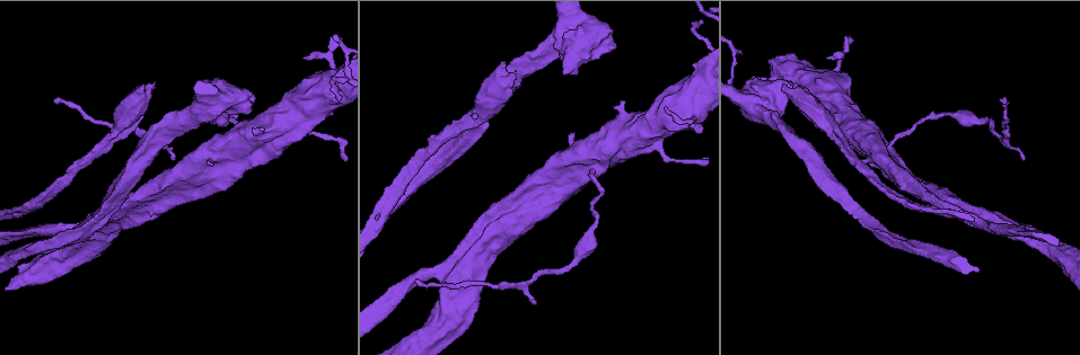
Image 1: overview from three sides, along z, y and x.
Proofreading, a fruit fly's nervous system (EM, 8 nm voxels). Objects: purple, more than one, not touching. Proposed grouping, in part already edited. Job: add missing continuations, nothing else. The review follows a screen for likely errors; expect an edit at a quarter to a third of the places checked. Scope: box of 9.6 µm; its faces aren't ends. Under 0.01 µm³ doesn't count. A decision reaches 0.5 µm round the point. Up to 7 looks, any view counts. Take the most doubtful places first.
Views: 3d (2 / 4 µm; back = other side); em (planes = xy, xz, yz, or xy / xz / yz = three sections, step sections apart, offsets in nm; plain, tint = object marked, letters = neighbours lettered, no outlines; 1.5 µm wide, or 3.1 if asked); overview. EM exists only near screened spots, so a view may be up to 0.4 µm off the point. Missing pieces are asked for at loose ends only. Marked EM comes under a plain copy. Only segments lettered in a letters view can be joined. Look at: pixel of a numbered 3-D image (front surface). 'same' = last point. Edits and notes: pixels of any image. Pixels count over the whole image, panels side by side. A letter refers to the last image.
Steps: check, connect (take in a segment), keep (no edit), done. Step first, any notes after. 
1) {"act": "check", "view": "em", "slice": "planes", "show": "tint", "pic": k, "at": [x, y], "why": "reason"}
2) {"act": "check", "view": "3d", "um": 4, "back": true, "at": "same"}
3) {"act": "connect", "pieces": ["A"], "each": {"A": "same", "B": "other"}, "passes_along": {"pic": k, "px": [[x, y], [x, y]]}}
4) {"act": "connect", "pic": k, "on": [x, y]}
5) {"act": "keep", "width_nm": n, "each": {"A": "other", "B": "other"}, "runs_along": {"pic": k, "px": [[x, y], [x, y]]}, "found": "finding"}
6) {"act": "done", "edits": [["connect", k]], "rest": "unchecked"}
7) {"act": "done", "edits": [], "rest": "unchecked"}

{"act": "check", "view": "3d", "um": 4, "back": true, "pic": 1, "at": [339, 100], "why": "free end"}

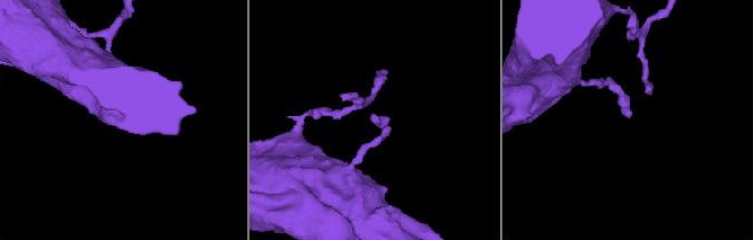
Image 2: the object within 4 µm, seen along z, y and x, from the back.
{"act": "check", "view": "em", "slice": "planes", "show": "letters", "pic": 2, "at": [370, 116]}

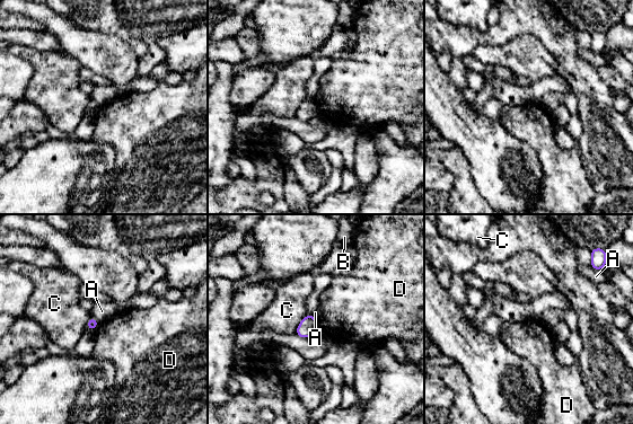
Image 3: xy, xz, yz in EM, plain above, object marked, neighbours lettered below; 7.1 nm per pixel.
{"act": "keep", "width_nm": 70, "each": {"A": "other", "B": "other", "C": "other", "D": "other"}, "border": {"pic": 3, "px": [[314, 316], [318, 330]]}, "found": "none of them fits"}

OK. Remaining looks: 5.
{"act": "check", "view": "3d", "um": 4, "pic": 1, "at": [208, 163], "why": "stops while still wide"}

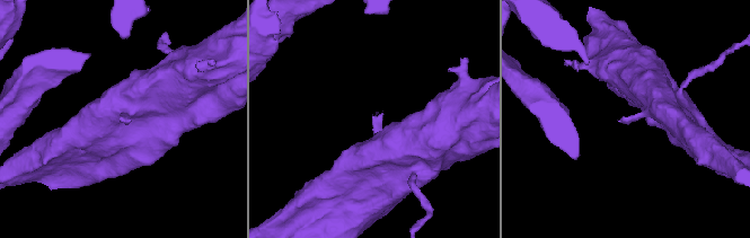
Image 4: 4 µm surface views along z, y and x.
{"act": "check", "view": "em", "slice": "xz", "step": 4, "show": "letters", "pic": 4, "at": [618, 121], "why": "need the tissue"}

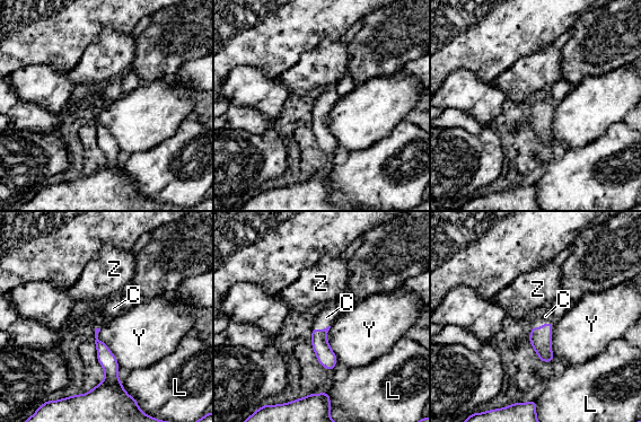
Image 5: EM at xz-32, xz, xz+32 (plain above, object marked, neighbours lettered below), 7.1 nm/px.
{"act": "connect", "pieces": ["C"], "each": {"C": "same", "L": "other", "Y": "other", "Z": "other"}, "passes_along": {"pic": 5, "px": [[539, 339], [542, 325], [545, 316]]}, "found": "the neuron continues"}

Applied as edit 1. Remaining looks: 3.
{"act": "done", "edits": [["connect", 5]], "rest": "unchecked"}

